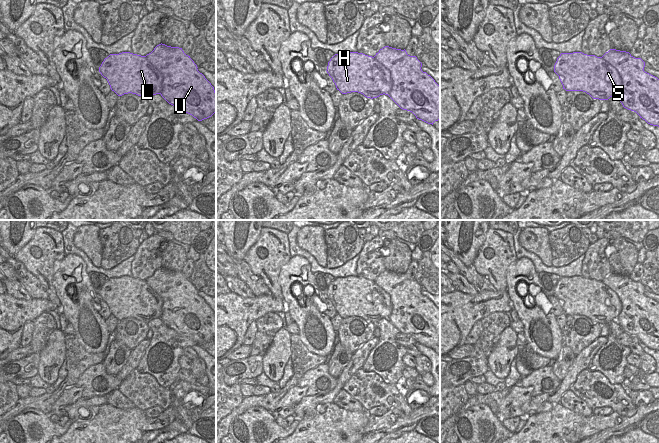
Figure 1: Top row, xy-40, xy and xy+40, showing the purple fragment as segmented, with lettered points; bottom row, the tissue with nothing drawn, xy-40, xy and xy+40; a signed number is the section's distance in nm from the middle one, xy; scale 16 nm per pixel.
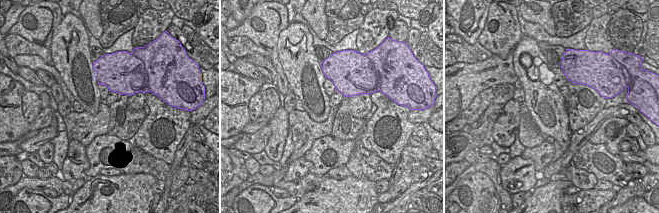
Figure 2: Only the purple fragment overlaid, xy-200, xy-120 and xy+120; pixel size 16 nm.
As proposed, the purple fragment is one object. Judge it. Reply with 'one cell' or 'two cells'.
two cells

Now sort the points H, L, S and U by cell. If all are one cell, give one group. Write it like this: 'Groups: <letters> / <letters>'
Groups: H L S / U.

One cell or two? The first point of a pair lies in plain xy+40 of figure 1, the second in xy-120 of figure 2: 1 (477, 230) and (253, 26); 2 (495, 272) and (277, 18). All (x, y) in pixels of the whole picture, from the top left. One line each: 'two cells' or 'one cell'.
1: two cells
2: one cell

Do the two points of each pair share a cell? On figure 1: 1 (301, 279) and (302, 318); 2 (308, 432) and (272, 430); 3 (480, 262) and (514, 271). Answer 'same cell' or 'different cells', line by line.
1: same cell
2: different cells
3: different cells

